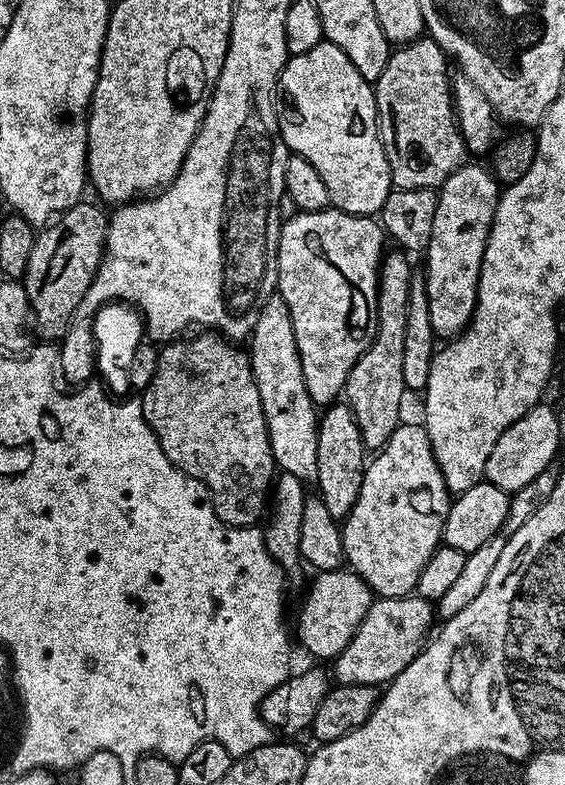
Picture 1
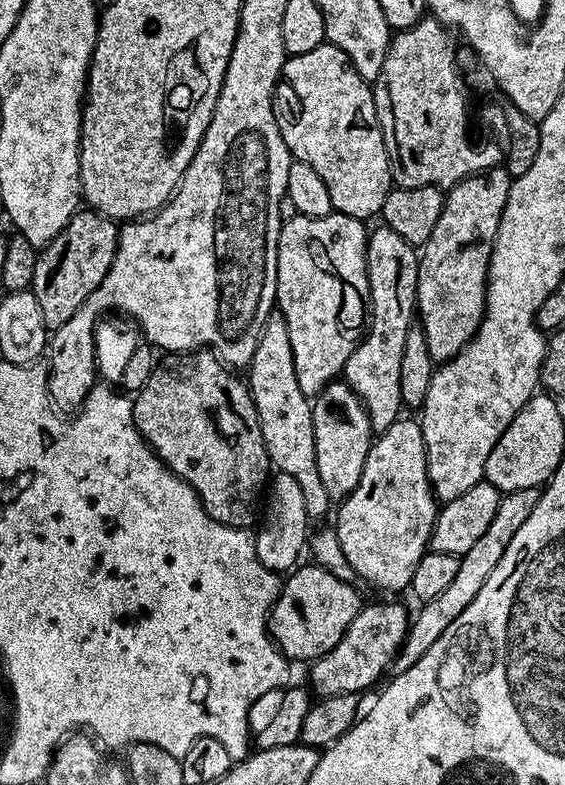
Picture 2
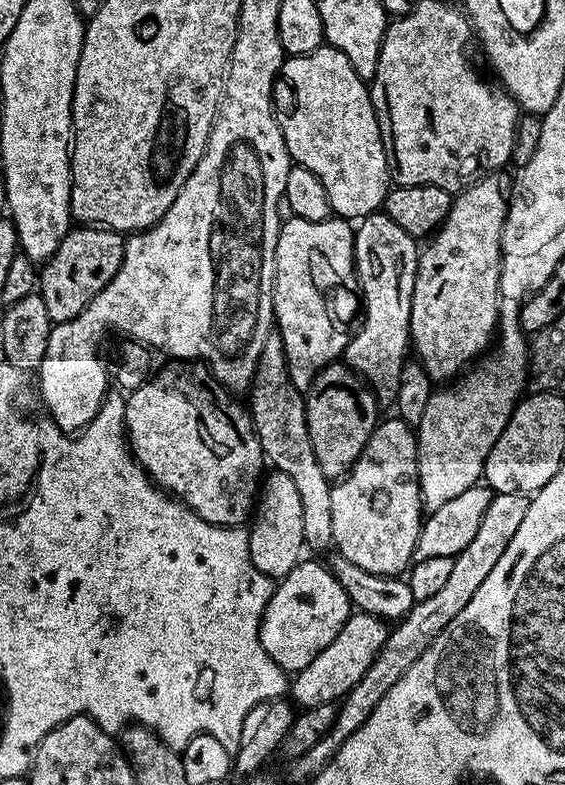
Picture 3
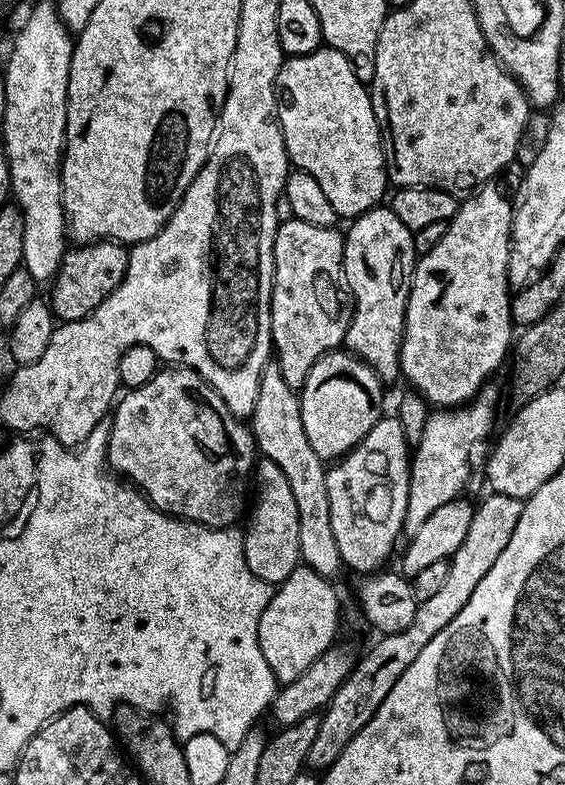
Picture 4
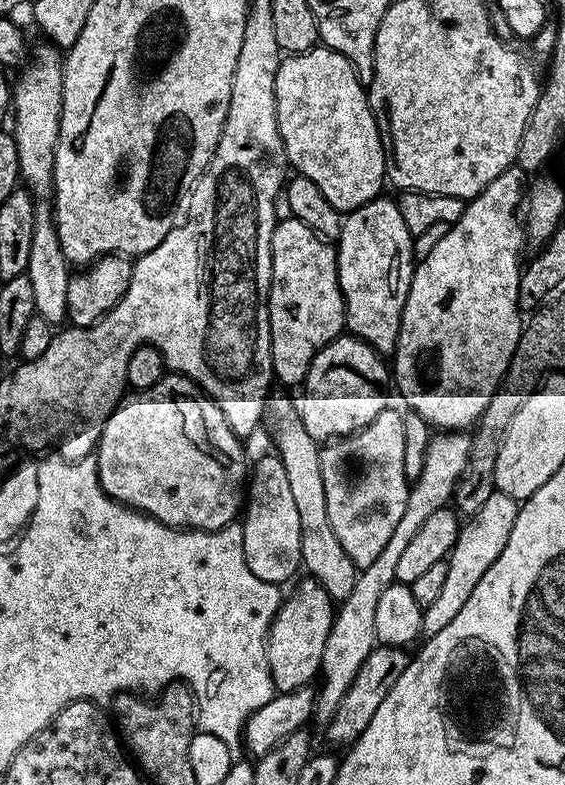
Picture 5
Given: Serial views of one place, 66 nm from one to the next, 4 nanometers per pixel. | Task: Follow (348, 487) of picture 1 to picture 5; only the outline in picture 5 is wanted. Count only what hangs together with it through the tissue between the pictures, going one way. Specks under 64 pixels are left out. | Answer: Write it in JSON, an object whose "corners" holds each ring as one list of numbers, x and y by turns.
{"corners":[[341,334,318,353,314,362,310,362,310,370,302,385,304,393,295,397,298,418,302,418,302,426,306,426,310,438,314,438,318,442,352,436,370,422,374,422,374,418,378,418,378,414,389,411,388,388,390,392,390,368,385,357,373,350,359,336]]}

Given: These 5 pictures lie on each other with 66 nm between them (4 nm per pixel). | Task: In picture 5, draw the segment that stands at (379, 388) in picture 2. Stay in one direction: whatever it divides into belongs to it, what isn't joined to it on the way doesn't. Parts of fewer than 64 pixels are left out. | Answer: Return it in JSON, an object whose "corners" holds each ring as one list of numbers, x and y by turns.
{"corners":[[381,194,343,217,340,239,335,245,336,273,344,296,344,323,351,335,359,336,381,356,395,353,402,310,410,290,414,238,402,222,400,205]]}

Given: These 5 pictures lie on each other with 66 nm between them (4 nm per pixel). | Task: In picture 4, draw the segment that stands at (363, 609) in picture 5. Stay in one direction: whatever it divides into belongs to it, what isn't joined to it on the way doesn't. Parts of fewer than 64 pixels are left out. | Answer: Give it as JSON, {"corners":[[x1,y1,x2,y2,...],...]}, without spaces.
{"corners":[[489,382,481,388,479,394,454,408,442,408,429,411,426,427,422,429,422,438,415,445,410,456,410,482,406,498,406,518,404,519,405,537,418,534,418,529,434,510,446,506,446,502,457,499,472,472,472,455,488,440,492,427,496,424,496,388]]}

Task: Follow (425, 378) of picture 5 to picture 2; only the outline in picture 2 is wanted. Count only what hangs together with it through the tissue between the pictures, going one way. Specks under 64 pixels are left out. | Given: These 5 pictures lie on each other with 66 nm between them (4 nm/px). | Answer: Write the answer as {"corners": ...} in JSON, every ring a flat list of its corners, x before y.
{"corners":[[503,166,459,180,453,188,447,189,434,234,430,234,422,246,418,256,416,311,433,362,454,358,454,354,474,338,482,322,490,254,512,181,513,177]]}

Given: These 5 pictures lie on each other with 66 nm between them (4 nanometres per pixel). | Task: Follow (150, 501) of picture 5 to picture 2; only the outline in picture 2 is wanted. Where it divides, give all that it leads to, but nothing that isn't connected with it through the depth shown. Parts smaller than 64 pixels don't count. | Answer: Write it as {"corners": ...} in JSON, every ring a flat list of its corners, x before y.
{"corners":[[211,350,165,355,157,363,154,374,150,374,150,382,135,393,132,417,136,429,160,461,195,490,210,518,231,528,251,529,257,523,258,509,270,480,270,461,262,442,258,410,247,383,236,376,239,375,223,364]]}

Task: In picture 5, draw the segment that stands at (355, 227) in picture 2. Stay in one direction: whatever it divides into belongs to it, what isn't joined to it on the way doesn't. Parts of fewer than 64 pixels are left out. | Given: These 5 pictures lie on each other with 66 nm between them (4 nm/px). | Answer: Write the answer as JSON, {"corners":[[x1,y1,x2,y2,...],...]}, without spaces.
{"corners":[[301,220,277,223,270,242,272,285,268,317,272,339,272,375,284,384,303,385,310,362,345,331,344,296,336,273,336,249]]}

